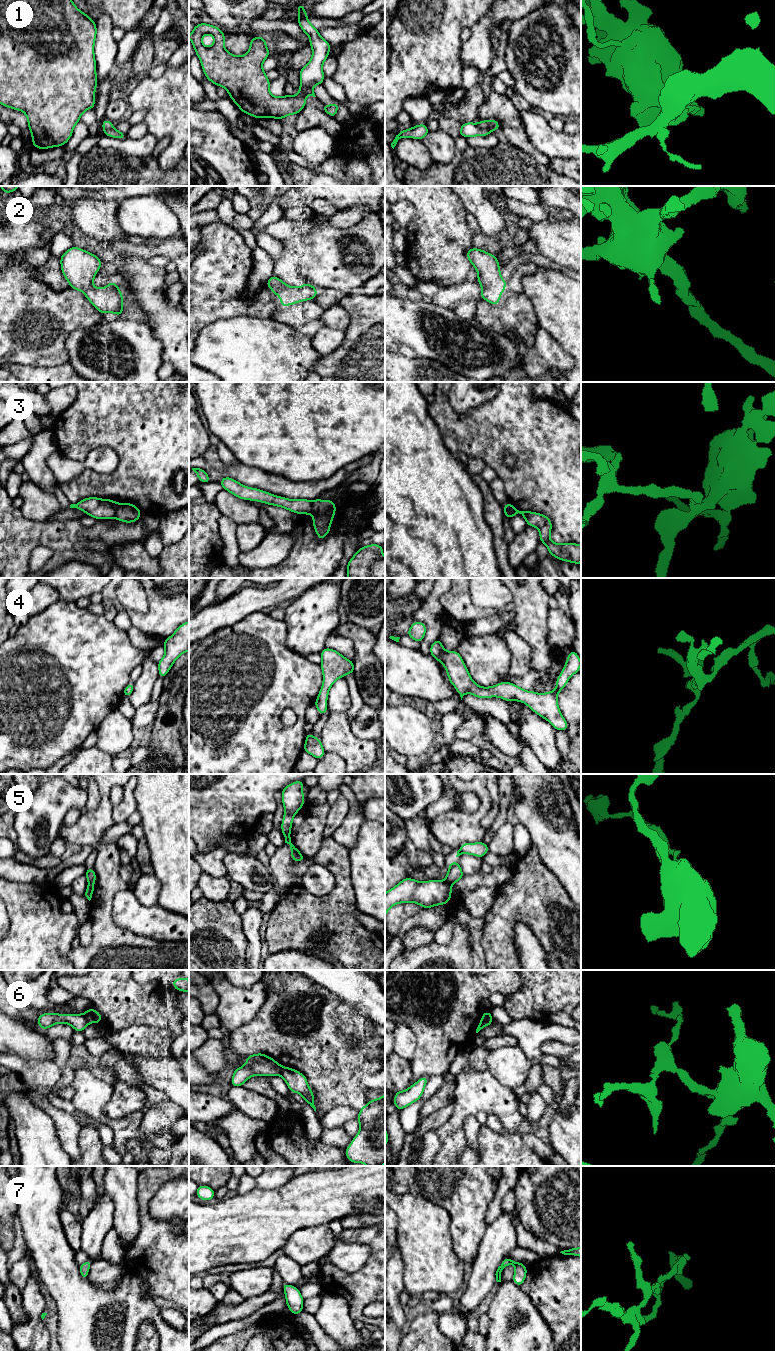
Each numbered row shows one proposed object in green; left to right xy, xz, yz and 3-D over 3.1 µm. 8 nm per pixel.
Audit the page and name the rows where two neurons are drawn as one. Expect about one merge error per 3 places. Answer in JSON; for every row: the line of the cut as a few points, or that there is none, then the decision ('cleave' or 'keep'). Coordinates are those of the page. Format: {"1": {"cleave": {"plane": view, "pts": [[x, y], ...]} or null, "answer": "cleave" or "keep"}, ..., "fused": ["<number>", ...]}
{"1": {"cleave": {"plane": "yz", "pts": [[478, 123], [481, 127], [490, 130]]}, "answer": "cleave"}, "2": {"cleave": null, "answer": "keep"}, "3": {"cleave": {"plane": "xy", "pts": [[119, 504], [114, 516]]}, "answer": "cleave"}, "4": {"cleave": null, "answer": "keep"}, "5": {"cleave": {"plane": "yz", "pts": [[445, 880], [450, 884]]}, "answer": "cleave"}, "6": {"cleave": {"plane": "yz", "pts": [[483, 1014], [492, 1022]]}, "answer": "cleave"}, "7": {"cleave": null, "answer": "keep"}, "fused": ["1", "3", "5", "6"]}

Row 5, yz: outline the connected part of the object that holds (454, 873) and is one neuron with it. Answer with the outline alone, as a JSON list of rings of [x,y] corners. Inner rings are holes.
[[[454,860],[450,862],[445,881],[454,884],[464,877],[461,866]]]

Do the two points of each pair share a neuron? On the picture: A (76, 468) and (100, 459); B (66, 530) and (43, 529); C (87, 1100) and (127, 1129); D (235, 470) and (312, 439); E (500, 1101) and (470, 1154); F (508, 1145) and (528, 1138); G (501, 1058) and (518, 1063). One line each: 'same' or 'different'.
A: same
B: same
C: same
D: different
E: different
F: different
G: same

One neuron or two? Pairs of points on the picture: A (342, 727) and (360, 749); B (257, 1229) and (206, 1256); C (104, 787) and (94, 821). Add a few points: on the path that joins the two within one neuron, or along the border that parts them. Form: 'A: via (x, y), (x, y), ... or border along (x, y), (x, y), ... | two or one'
A: via (343, 732), (355, 744) | one
B: via (244, 1229), (230, 1232), (219, 1243) | one
C: via (105, 795), (105, 810), (102, 813) | one

